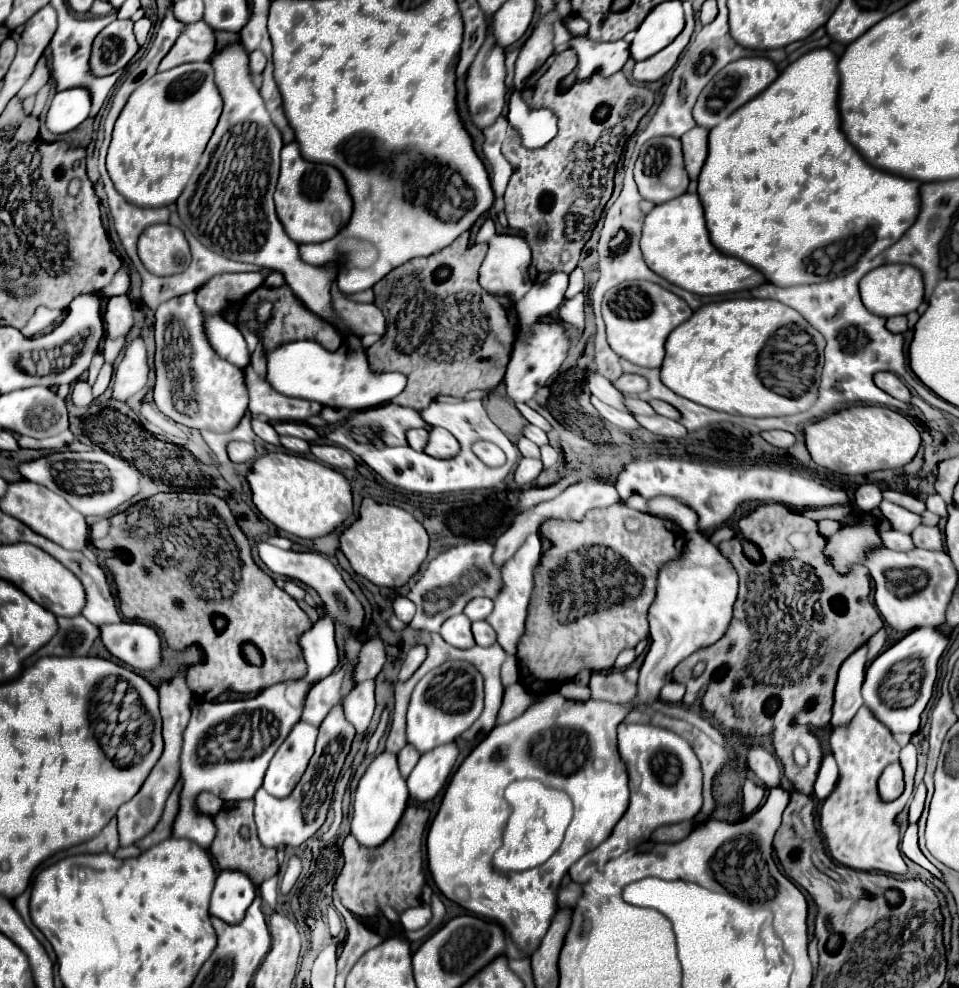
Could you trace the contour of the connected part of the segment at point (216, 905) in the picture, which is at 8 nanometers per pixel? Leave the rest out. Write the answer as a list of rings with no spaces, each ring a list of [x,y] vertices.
[[[221,872],[211,894],[209,914],[227,924],[237,924],[243,920],[245,910],[253,902],[255,894],[257,890],[247,874]]]

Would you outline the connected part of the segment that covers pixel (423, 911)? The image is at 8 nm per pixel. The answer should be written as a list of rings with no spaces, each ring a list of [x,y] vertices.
[[[423,904],[423,906],[417,906],[417,908],[409,908],[401,916],[401,924],[403,924],[405,930],[419,930],[429,920],[431,920],[431,908],[429,908],[429,904]]]

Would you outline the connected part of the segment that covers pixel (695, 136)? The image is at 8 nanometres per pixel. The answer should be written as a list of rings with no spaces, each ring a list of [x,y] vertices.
[[[695,126],[693,130],[685,132],[685,136],[681,136],[683,142],[683,152],[685,152],[685,168],[689,172],[691,182],[697,182],[697,176],[707,160],[707,152],[709,152],[709,130]]]

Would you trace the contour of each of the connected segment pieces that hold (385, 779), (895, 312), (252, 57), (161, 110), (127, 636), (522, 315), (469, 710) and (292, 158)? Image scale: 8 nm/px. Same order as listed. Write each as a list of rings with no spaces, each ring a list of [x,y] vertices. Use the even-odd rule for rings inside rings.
[[[393,752],[377,754],[375,760],[365,770],[365,774],[359,780],[359,786],[355,790],[351,834],[359,840],[359,844],[365,844],[369,848],[383,844],[391,836],[399,818],[403,816],[403,810],[407,808],[407,800],[409,800],[407,780],[399,772],[397,754],[393,754]]]
[[[887,264],[887,266],[879,266],[875,270],[871,270],[861,282],[859,282],[859,290],[861,290],[861,300],[865,304],[865,308],[877,316],[883,318],[891,318],[891,316],[899,316],[899,314],[909,314],[913,310],[919,308],[919,304],[923,302],[923,278],[921,272],[917,272],[917,268],[913,266],[905,266],[905,264]]]
[[[253,50],[251,54],[249,54],[249,66],[251,66],[251,70],[253,72],[263,72],[263,68],[265,68],[265,56],[263,56],[263,52],[261,50]]]
[[[211,62],[181,64],[177,68],[171,68],[169,72],[159,72],[149,82],[141,84],[119,114],[113,130],[113,140],[109,144],[107,172],[117,192],[121,192],[125,200],[141,208],[161,208],[173,204],[181,196],[185,184],[197,168],[197,160],[201,158],[221,116],[221,106],[223,102],[213,82]]]
[[[143,622],[105,624],[105,648],[137,670],[155,670],[163,662],[163,644],[157,630]]]
[[[555,272],[545,282],[535,284],[523,300],[517,302],[517,314],[519,314],[519,326],[525,330],[533,320],[539,320],[541,316],[547,316],[555,312],[561,302],[565,300],[565,290],[569,284],[569,274]]]
[[[449,660],[431,670],[413,690],[407,712],[407,742],[421,754],[457,740],[483,712],[483,676],[465,660]]]
[[[295,142],[285,144],[281,150],[281,176],[275,190],[275,204],[285,232],[289,232],[297,244],[325,242],[333,238],[349,222],[353,212],[353,200],[341,172],[329,164],[303,160]]]

